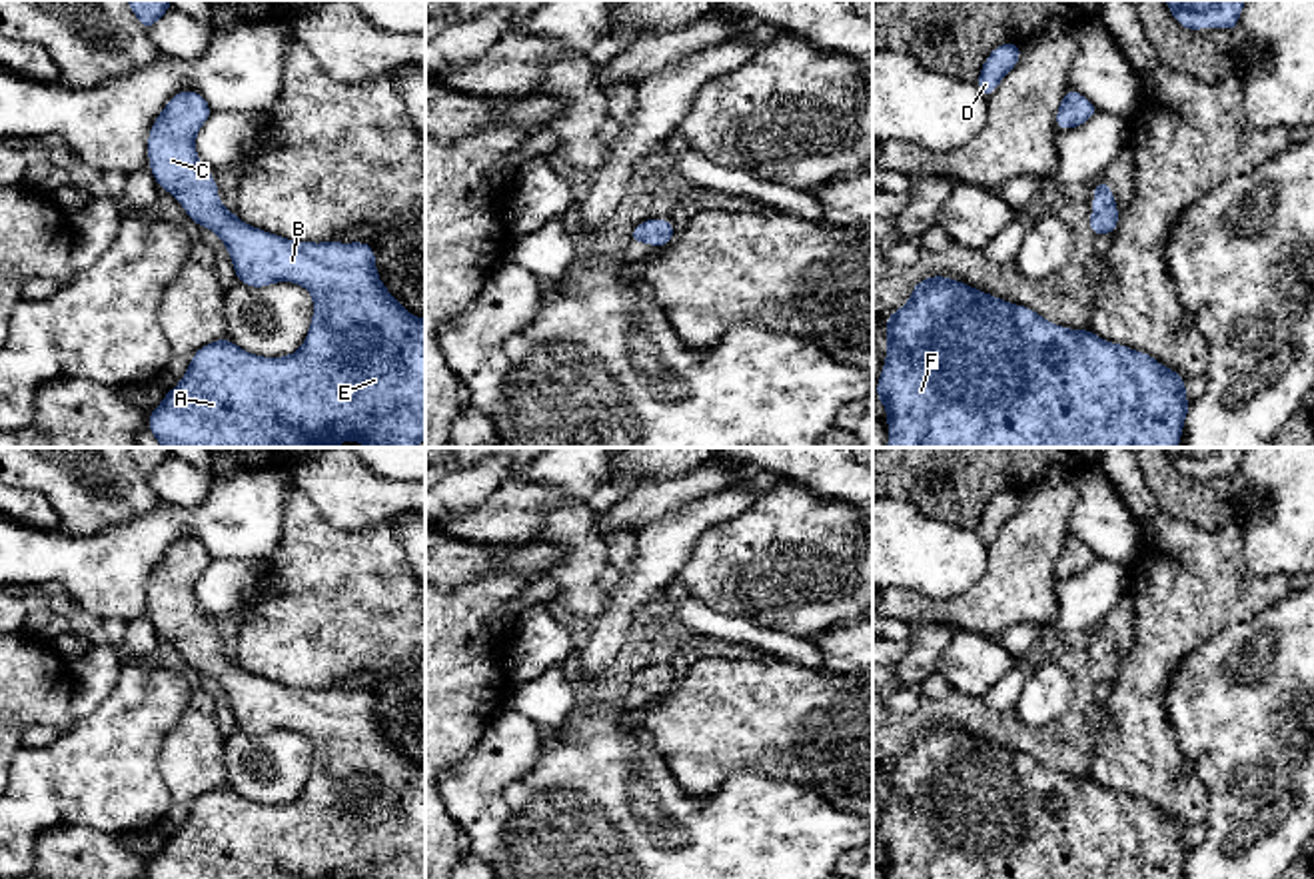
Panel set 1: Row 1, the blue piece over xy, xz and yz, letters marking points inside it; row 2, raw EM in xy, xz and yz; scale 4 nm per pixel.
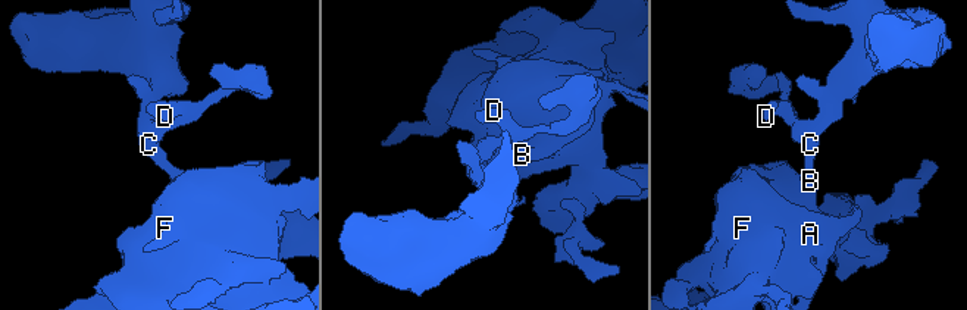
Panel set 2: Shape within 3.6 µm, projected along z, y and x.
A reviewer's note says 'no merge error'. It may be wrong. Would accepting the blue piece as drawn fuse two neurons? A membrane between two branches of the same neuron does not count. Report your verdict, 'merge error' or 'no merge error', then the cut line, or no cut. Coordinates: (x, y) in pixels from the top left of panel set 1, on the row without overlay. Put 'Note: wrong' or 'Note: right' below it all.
no merge error; no cut
Note: right

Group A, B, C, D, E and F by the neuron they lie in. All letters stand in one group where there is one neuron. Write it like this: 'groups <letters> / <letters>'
groups A B C D E F

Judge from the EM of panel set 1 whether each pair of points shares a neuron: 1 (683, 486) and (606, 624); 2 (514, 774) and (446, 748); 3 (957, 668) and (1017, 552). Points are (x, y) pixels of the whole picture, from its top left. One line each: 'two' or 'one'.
1: two
2: two
3: two

